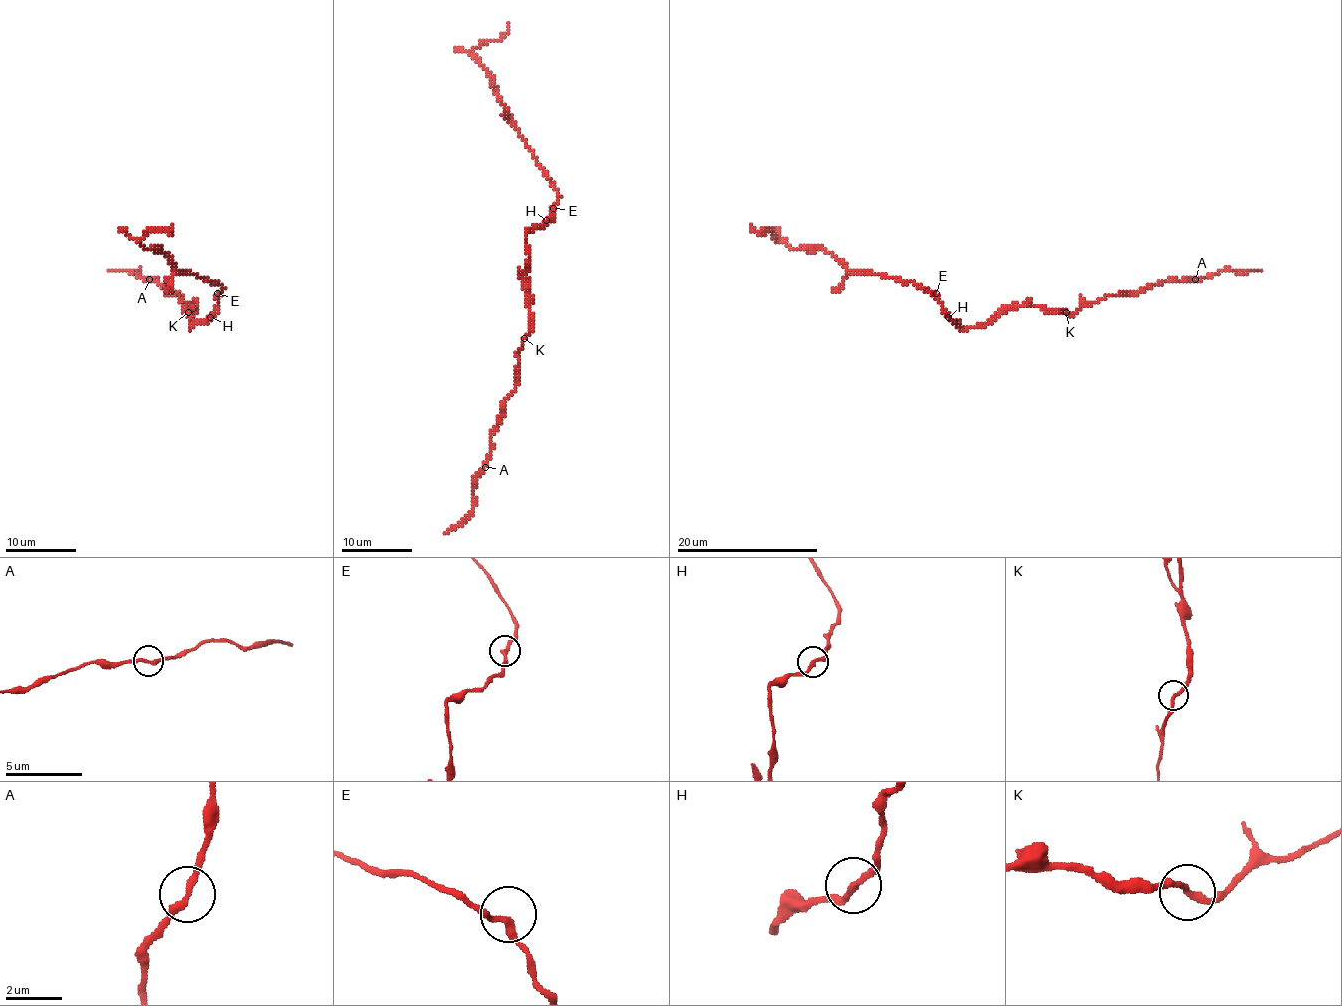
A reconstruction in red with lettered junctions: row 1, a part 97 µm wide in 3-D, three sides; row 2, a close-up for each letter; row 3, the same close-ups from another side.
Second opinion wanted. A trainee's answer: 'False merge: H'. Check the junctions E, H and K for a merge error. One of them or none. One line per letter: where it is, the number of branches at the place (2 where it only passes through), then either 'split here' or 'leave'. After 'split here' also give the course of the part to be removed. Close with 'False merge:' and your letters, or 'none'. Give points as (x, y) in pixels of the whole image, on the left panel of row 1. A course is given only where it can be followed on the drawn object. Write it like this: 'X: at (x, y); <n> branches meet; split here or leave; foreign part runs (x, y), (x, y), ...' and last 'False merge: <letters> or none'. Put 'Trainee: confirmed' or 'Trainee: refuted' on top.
Trainee: refuted
E: at (217, 293); 2 branches meet; leave
H: at (210, 317); 2 branches meet; leave
K: at (188, 312); 2 branches meet; leave
False merge: none

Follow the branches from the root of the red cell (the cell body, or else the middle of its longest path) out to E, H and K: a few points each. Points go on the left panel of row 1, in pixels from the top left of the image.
E: (193, 326), (207, 321), (216, 312), (217, 293)
H: (193, 326), (210, 317)
K: (193, 326), (191, 309), (194, 307), (194, 310), (187, 312)

